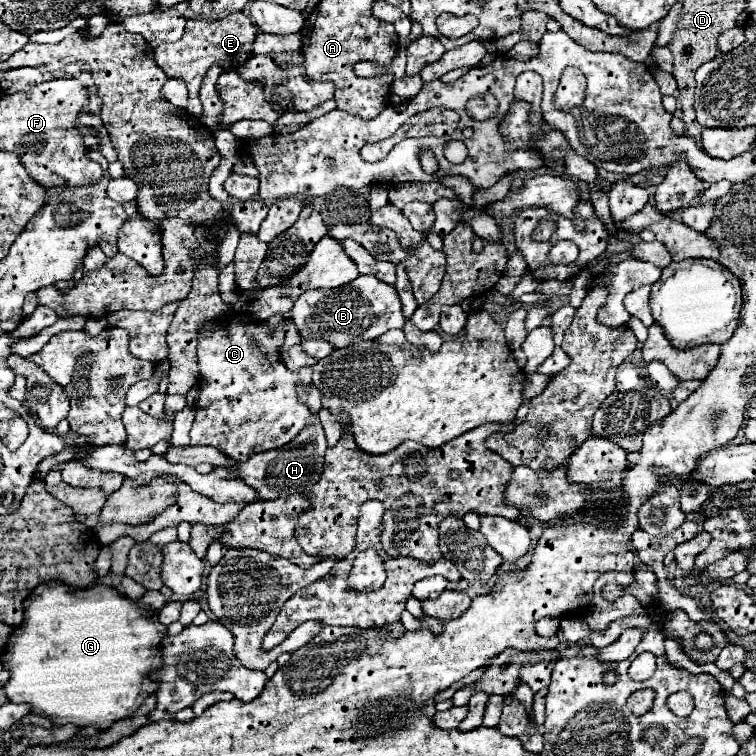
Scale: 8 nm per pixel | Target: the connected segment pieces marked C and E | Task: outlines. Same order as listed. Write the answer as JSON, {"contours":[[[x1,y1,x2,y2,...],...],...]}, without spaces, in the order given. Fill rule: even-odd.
{"contours":[[[230,319,216,325,216,331,208,337,198,337,198,365,200,365,200,399,194,405,196,419,190,431,192,445,212,445,224,451,236,461,246,461,250,455,270,451,290,443,304,427,312,425,318,417,296,397,296,383,312,383,312,369,304,367,298,373,286,369,280,359,280,343,284,339,282,329,268,329,264,323,252,323,244,319]],[[236,11,224,19,188,19,182,39,174,43,160,43,154,49,154,61,168,77,180,77,186,81,190,91,186,111,194,117,200,117,202,103,200,103,198,91,206,71,212,65,220,65,222,69,236,69,242,63,246,63,254,55,252,51,254,37,256,37,256,25,242,11]]]}

